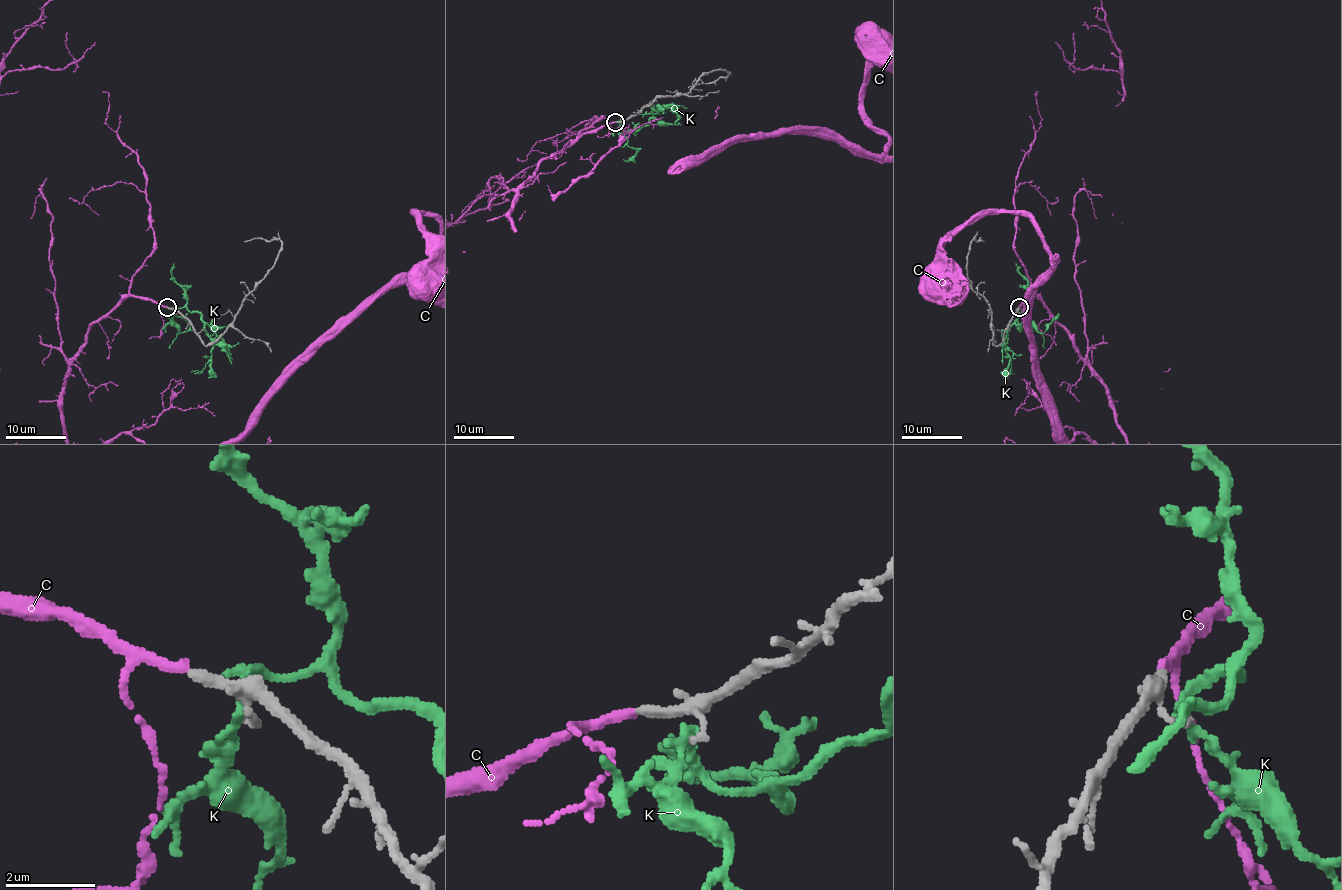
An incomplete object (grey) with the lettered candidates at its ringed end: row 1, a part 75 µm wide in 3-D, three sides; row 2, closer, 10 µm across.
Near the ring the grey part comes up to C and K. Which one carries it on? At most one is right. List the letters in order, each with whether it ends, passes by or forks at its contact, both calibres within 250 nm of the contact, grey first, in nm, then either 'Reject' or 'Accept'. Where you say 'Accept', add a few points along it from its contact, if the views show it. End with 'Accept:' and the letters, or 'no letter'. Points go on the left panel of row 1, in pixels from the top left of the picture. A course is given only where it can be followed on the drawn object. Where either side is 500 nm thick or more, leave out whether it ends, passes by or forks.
C: It ends there. Thickness 180 nm (grey) against 240 nm. Accept
K: It forks there. Thickness 140 nm (grey) against 170 nm. Reject
Accept: C

